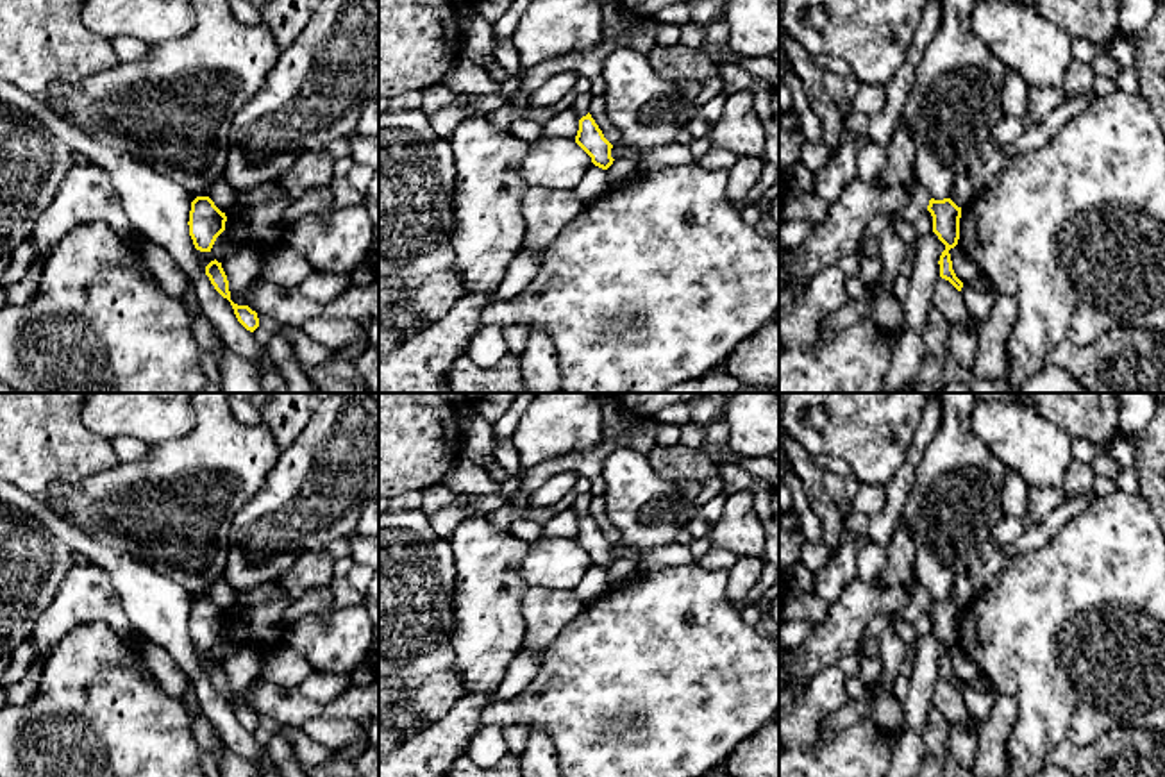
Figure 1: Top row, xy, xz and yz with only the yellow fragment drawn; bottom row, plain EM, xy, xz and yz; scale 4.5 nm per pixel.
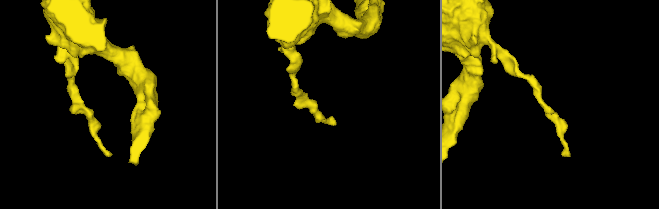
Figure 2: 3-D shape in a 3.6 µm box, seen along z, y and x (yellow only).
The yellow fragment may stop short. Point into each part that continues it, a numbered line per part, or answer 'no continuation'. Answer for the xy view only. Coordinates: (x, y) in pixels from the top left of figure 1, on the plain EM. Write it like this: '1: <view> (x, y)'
no continuation

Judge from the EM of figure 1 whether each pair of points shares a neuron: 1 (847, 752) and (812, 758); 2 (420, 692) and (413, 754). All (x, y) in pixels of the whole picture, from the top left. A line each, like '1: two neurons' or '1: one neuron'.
1: one neuron
2: two neurons

